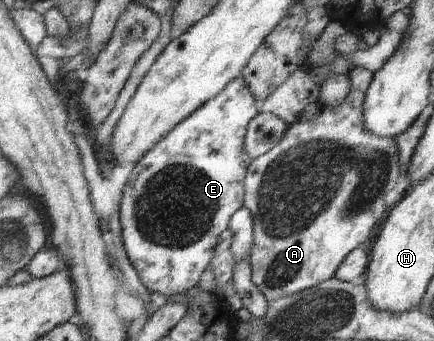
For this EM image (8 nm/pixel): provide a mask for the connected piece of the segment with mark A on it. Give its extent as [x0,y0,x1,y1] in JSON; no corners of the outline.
[245,67,400,302]

